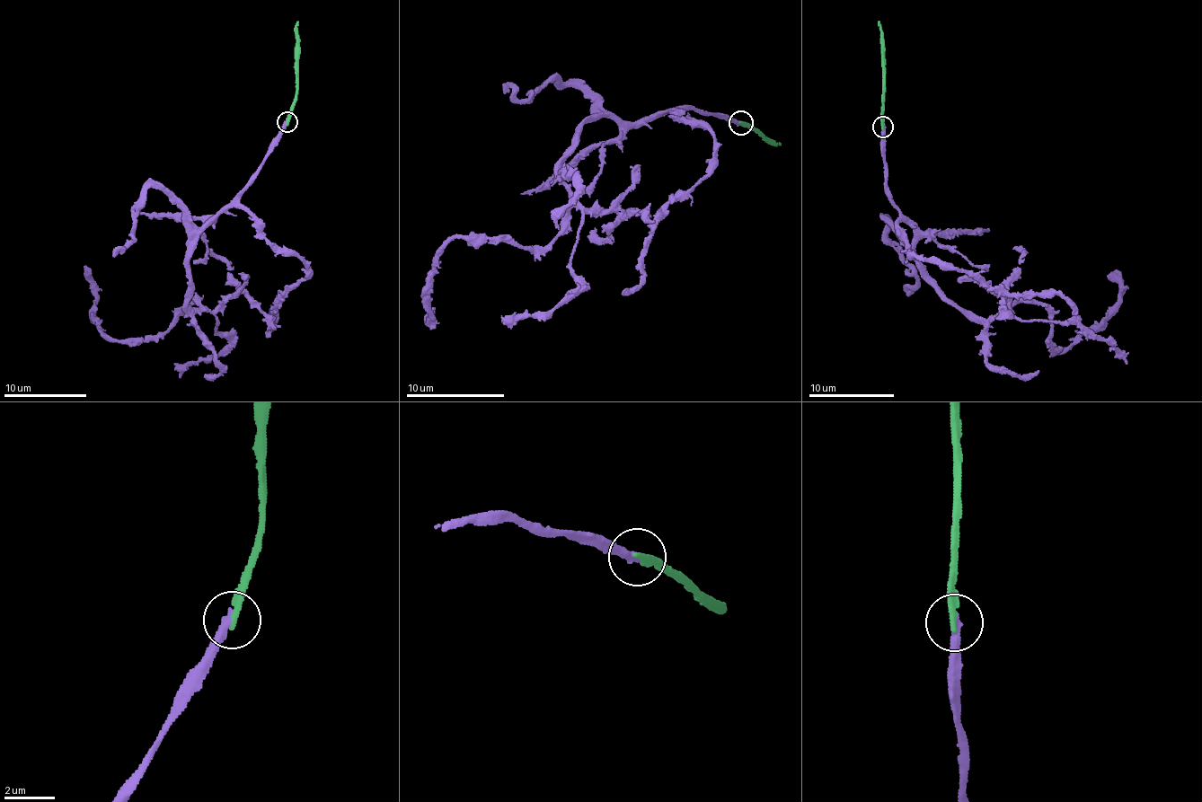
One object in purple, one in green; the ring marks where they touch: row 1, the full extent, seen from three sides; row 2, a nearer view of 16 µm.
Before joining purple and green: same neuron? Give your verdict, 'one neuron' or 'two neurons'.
one neuron

